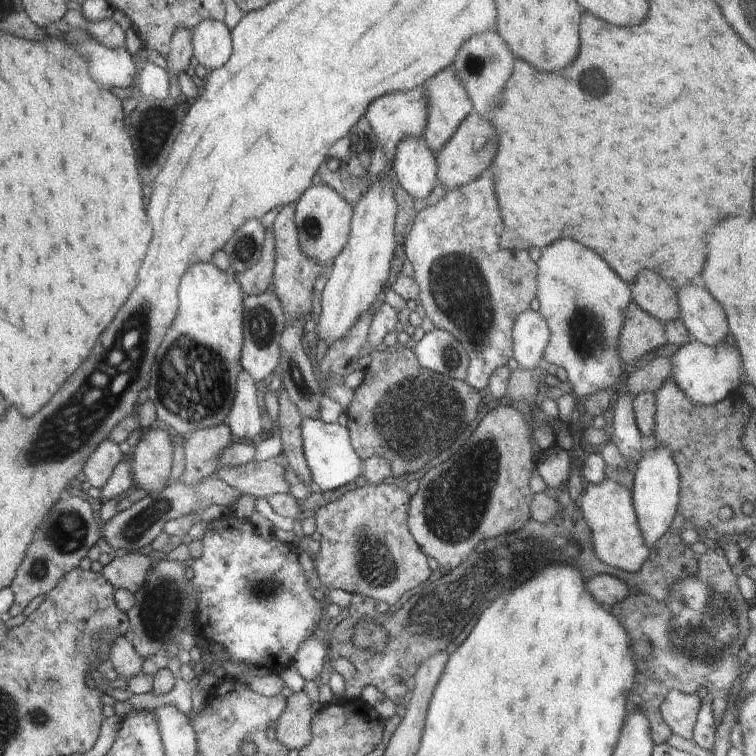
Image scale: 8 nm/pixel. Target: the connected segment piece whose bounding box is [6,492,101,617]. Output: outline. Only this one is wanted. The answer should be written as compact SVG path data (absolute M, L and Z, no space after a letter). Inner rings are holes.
M69 492L60 497L56 508L48 512L48 520L36 528L36 536L28 544L26 555L10 586L15 599L6 617L14 617L23 612L36 596L46 596L69 571L79 566L80 560L87 556L90 548L101 538L98 523L94 518L94 508L86 499L72 496Z

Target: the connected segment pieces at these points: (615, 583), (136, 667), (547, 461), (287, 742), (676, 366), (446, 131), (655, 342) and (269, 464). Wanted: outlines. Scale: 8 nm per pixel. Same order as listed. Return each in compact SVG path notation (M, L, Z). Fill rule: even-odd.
M600 574L585 582L585 590L594 598L600 607L610 611L619 601L628 597L628 586L618 578L608 574Z
M118 635L111 644L111 650L107 656L119 681L130 680L141 674L144 659L142 659L133 648L129 637Z
M556 446L543 453L536 464L536 469L548 485L549 491L557 492L558 486L569 478L571 456L565 449Z
M304 690L292 694L286 699L284 713L280 716L276 726L276 740L288 751L300 751L309 744L311 736L312 700Z
M695 339L680 347L669 359L671 376L677 388L696 405L716 405L725 400L730 392L736 392L741 384L742 362L736 346L726 342L708 347Z
M452 66L428 80L424 84L424 88L428 104L428 119L422 138L427 148L432 153L437 154L442 151L448 140L452 139L464 118L472 113L472 106L469 97L465 94L464 88L460 85L456 74L453 72Z
M632 302L619 337L622 364L638 366L641 358L667 342L664 324Z
M278 459L253 460L244 465L224 466L216 476L241 494L253 494L259 500L275 493L288 493L289 485L285 480L286 469Z

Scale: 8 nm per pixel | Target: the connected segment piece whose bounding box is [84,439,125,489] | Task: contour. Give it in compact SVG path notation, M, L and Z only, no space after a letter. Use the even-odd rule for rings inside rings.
M105 439L92 452L91 459L88 460L87 467L84 468L86 481L96 487L102 489L108 482L114 468L125 459L121 453L119 444Z

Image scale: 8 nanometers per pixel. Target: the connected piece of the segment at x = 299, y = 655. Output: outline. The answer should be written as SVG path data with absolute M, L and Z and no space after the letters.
M310 637L302 642L294 654L292 663L305 680L317 680L327 658L325 644L318 637Z

